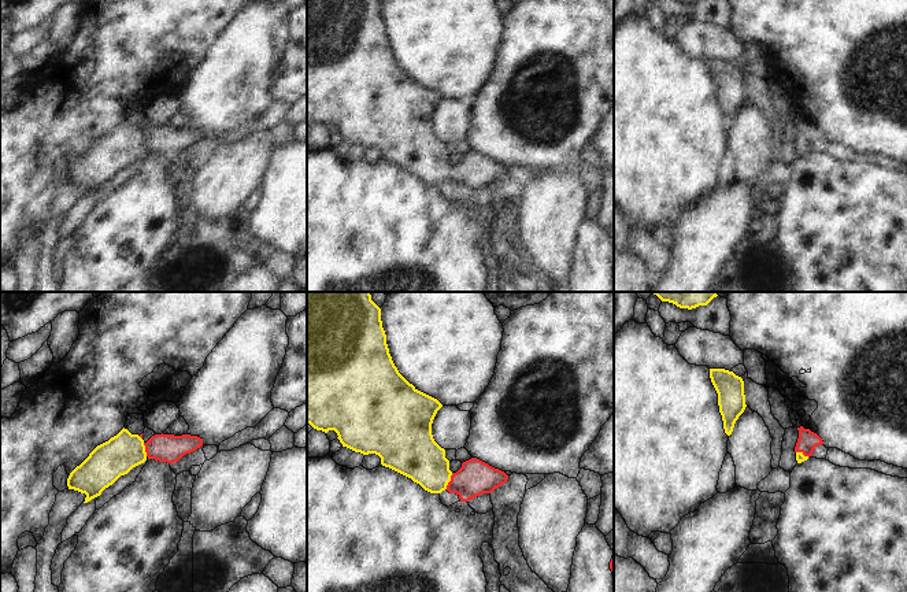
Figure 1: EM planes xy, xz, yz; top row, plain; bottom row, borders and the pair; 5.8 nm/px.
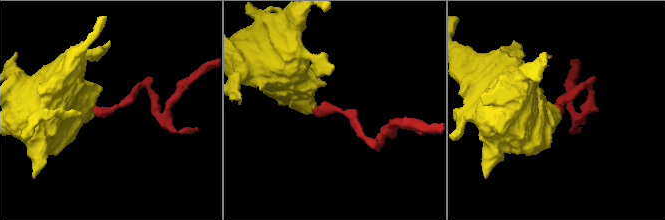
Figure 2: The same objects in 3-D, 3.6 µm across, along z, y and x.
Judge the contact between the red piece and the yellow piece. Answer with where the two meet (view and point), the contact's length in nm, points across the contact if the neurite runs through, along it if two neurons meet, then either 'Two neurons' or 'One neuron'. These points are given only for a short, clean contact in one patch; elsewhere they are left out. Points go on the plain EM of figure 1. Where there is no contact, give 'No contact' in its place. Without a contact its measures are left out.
Touches red at xz (450, 174). Shared border 100 nm. Path across: xz (476, 170), (470, 174), (450, 174), (440, 171), (417, 148). One neuron

